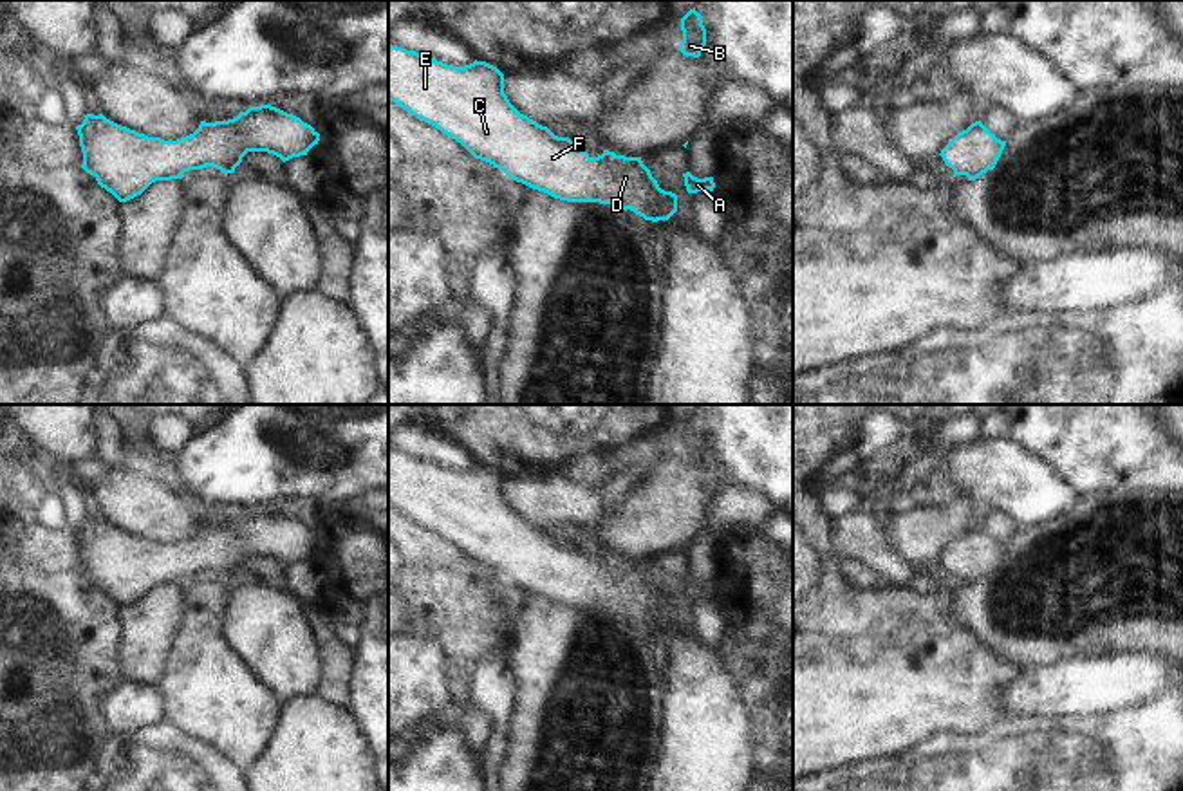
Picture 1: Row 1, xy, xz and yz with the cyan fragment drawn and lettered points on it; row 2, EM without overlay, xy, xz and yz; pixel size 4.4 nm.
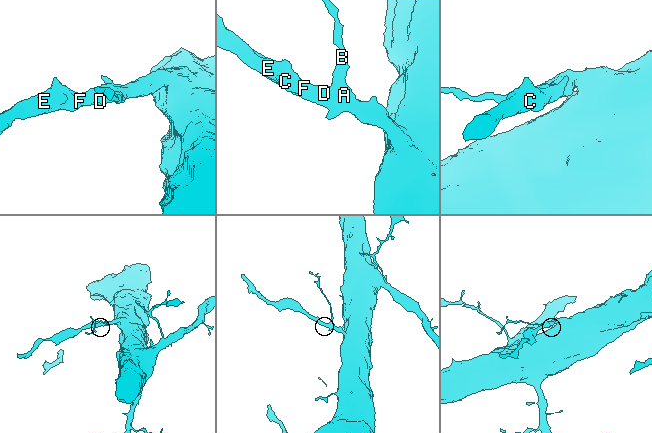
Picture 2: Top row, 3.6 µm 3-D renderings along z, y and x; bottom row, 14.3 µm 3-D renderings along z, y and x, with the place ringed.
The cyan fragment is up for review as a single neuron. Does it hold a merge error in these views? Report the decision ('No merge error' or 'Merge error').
No merge error.

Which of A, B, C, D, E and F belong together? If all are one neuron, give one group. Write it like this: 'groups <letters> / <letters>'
groups A B C D E F

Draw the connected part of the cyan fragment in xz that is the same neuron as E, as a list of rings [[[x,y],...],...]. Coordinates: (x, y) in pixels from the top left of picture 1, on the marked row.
[[[388,45],[388,101],[394,101],[417,119],[423,119],[461,143],[475,159],[486,161],[502,170],[509,179],[533,190],[544,191],[567,202],[600,202],[630,209],[645,220],[668,220],[677,211],[677,195],[659,188],[641,157],[616,155],[603,150],[601,155],[591,157],[569,137],[554,135],[547,126],[538,125],[520,114],[504,94],[504,74],[486,63],[473,61],[464,67],[446,65],[426,54]]]

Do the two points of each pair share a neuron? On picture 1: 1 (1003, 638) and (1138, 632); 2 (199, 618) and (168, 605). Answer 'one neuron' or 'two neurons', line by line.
1: one neuron
2: two neurons

